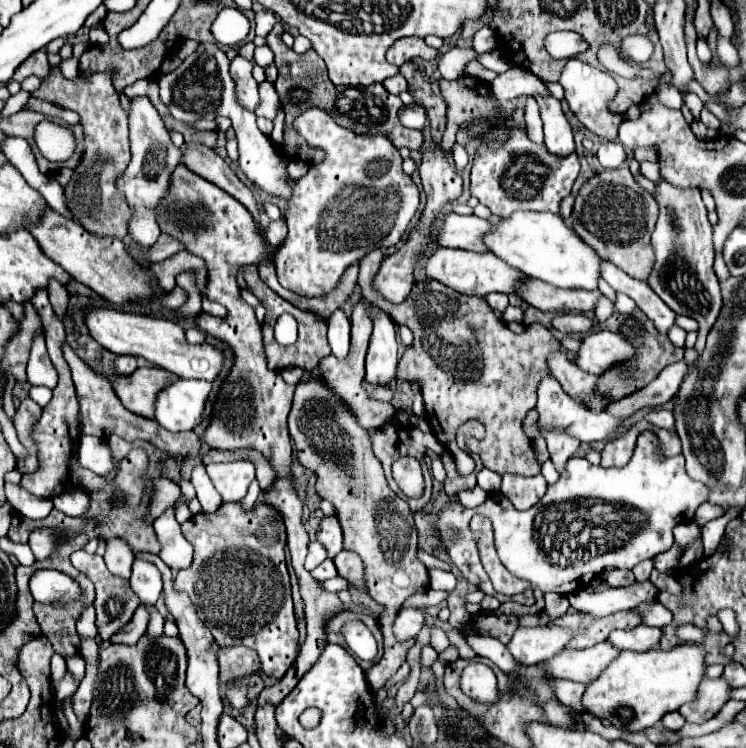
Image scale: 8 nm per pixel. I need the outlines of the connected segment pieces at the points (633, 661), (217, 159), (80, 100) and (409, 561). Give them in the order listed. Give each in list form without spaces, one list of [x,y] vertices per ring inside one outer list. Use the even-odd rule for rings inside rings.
[[[680,645],[672,651],[622,651],[598,679],[586,685],[582,695],[582,713],[596,719],[608,719],[614,727],[628,731],[644,731],[656,725],[666,713],[678,711],[684,703],[696,697],[698,683],[704,679],[704,649],[702,645]]]
[[[192,143],[184,151],[182,163],[190,171],[200,175],[202,179],[214,183],[216,187],[220,187],[222,191],[226,191],[228,195],[238,199],[250,211],[250,215],[254,217],[256,225],[260,227],[260,211],[258,211],[258,203],[254,199],[254,193],[236,177],[236,173],[228,167],[228,163],[218,153],[214,153],[212,149],[208,149],[204,145]]]
[[[54,71],[50,81],[32,93],[34,97],[48,99],[64,109],[72,109],[80,115],[86,137],[86,153],[80,167],[74,171],[72,181],[66,185],[66,199],[72,215],[82,223],[82,227],[94,235],[112,235],[124,239],[130,223],[130,205],[126,197],[116,187],[118,175],[130,163],[130,139],[128,139],[128,117],[120,107],[118,95],[112,87],[108,75],[94,75],[86,79],[68,81],[60,71]]]
[[[310,379],[310,383],[298,383],[296,385],[292,411],[288,415],[288,427],[290,427],[290,437],[296,445],[298,461],[304,467],[312,469],[318,477],[316,493],[320,497],[328,499],[336,509],[336,517],[340,521],[342,535],[344,535],[344,549],[360,555],[360,559],[364,563],[364,571],[366,571],[366,585],[368,585],[370,597],[378,605],[384,607],[384,611],[378,617],[378,625],[380,625],[380,631],[384,635],[384,655],[378,663],[374,663],[366,671],[366,681],[376,691],[376,689],[384,687],[386,681],[400,669],[400,665],[406,661],[406,651],[414,645],[414,639],[408,639],[406,643],[398,643],[398,639],[394,639],[392,623],[394,623],[402,603],[410,595],[426,593],[430,589],[428,569],[416,557],[418,547],[416,547],[414,517],[412,517],[412,511],[410,511],[408,503],[402,501],[388,487],[384,471],[382,471],[382,463],[378,461],[378,457],[372,451],[370,431],[366,427],[358,427],[358,419],[354,419],[354,415],[350,415],[350,411],[346,411],[346,407],[342,407],[342,403],[338,403],[338,399],[334,399],[334,395],[330,395],[330,391],[326,391],[326,387],[322,387],[322,383],[318,383],[318,379]]]

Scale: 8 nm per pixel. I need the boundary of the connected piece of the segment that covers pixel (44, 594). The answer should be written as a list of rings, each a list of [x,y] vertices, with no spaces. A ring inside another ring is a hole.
[[[44,569],[36,571],[30,579],[30,593],[34,601],[62,607],[72,601],[76,601],[82,595],[82,587],[68,577],[66,573],[54,571],[54,569]]]

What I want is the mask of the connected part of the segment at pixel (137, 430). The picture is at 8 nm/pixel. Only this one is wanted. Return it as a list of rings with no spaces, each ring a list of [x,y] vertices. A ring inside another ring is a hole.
[[[64,341],[62,343],[62,353],[64,353],[64,359],[68,361],[70,369],[72,369],[72,379],[74,379],[74,385],[76,385],[76,393],[78,393],[78,403],[80,403],[80,431],[82,435],[96,435],[96,437],[106,437],[106,435],[120,435],[128,441],[134,441],[134,439],[142,439],[142,441],[148,441],[160,449],[166,449],[174,455],[182,455],[182,457],[198,457],[200,453],[200,439],[196,437],[194,431],[178,431],[178,433],[170,433],[162,427],[158,427],[152,419],[146,419],[146,417],[140,417],[140,415],[134,415],[132,411],[128,411],[120,399],[116,397],[116,393],[112,391],[108,379],[100,373],[96,373],[94,369],[90,369],[74,351],[72,347]]]

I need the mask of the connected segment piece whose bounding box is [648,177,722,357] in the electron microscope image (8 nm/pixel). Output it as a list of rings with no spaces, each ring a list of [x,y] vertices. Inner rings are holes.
[[[660,177],[654,191],[658,203],[658,221],[652,233],[656,263],[652,267],[648,285],[652,291],[678,315],[688,315],[698,321],[698,341],[696,351],[702,355],[702,347],[706,343],[706,335],[710,327],[716,323],[722,309],[722,293],[718,277],[712,269],[714,249],[712,249],[712,225],[708,221],[708,211],[702,203],[700,189],[680,189],[666,183]]]

